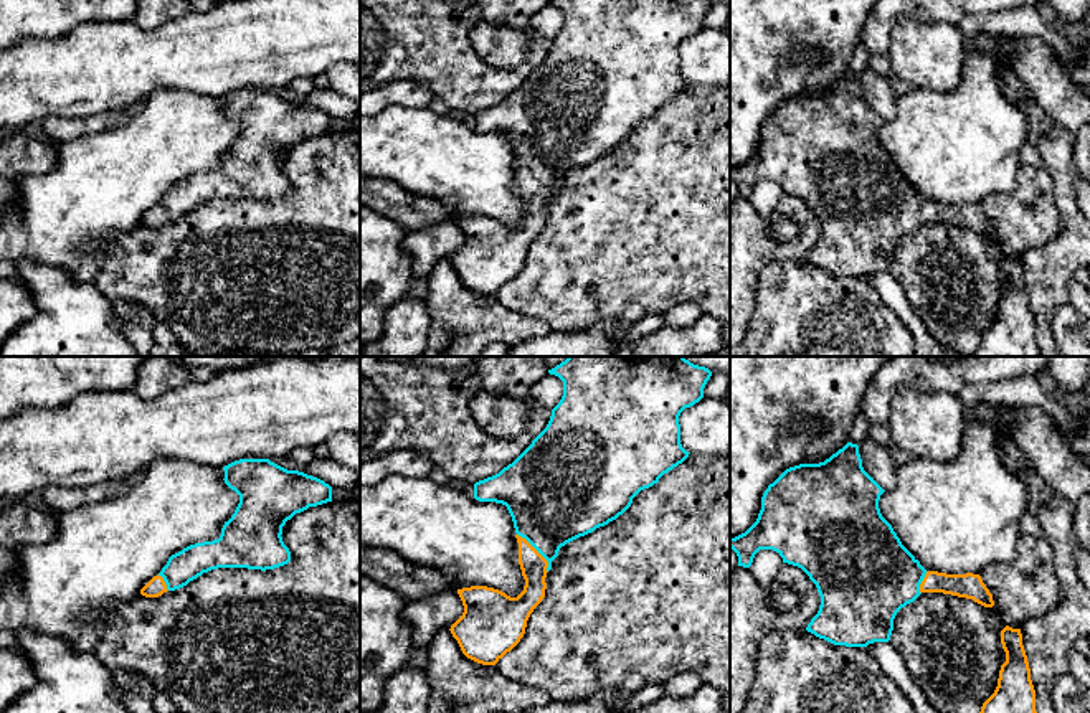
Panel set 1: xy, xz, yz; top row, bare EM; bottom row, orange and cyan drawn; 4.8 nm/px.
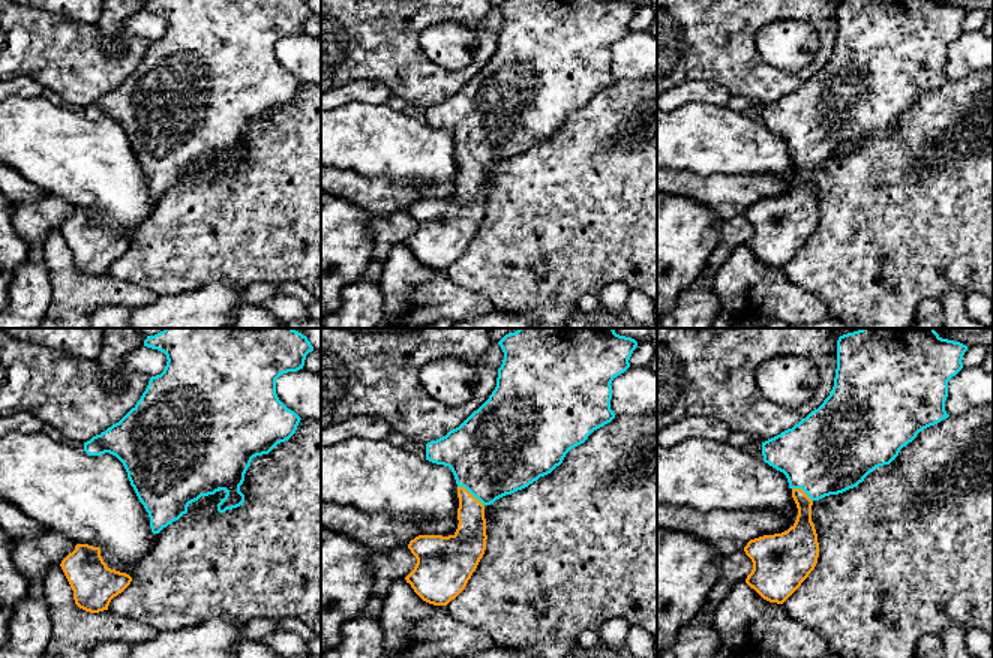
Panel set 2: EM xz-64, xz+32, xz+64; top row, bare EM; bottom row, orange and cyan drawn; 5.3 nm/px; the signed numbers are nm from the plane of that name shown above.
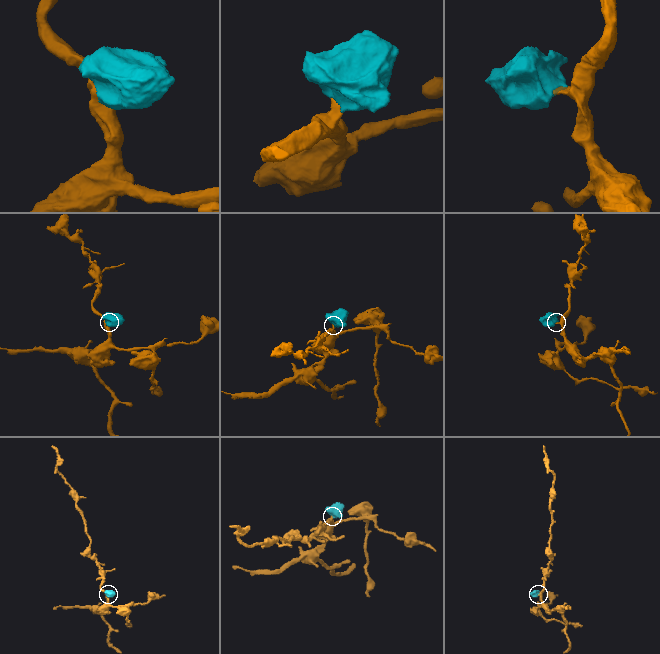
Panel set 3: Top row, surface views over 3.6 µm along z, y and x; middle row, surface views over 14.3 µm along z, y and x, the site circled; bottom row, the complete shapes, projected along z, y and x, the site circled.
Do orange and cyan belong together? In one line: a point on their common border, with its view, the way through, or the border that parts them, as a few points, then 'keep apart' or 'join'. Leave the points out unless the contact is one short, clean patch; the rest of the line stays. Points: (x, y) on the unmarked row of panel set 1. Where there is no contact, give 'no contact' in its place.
contact xz (537, 182); way xz (534, 197), (537, 182), (550, 132); join

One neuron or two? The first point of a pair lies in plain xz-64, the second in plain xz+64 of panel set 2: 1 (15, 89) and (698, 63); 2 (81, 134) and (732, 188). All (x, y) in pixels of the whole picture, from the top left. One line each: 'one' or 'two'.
1: two
2: two

